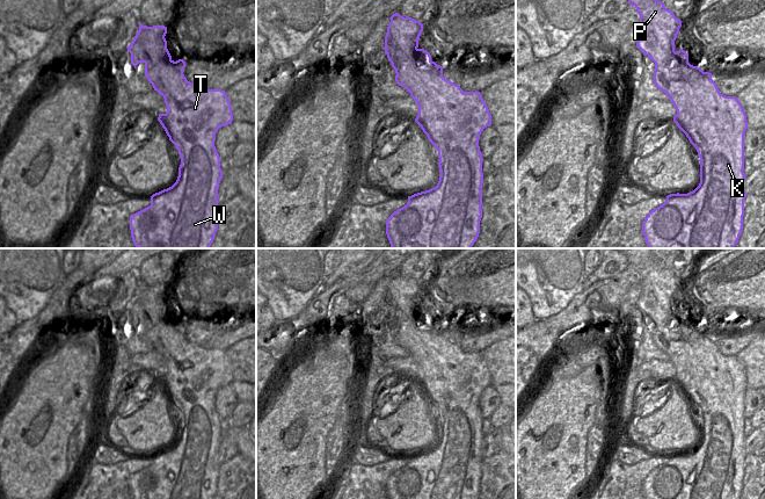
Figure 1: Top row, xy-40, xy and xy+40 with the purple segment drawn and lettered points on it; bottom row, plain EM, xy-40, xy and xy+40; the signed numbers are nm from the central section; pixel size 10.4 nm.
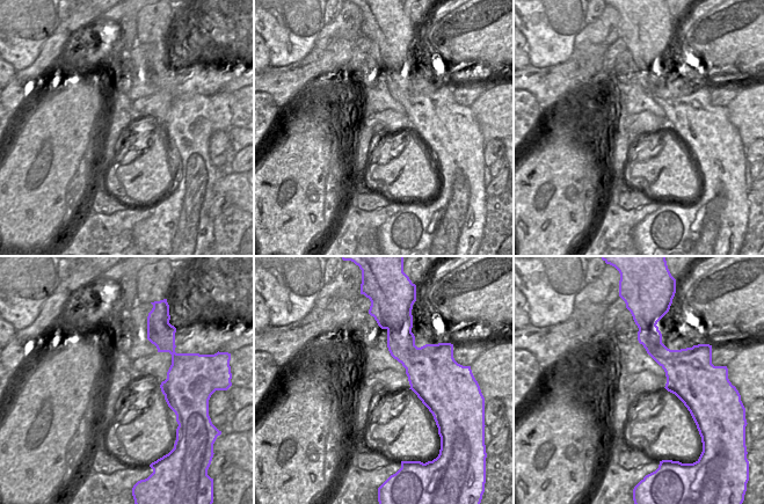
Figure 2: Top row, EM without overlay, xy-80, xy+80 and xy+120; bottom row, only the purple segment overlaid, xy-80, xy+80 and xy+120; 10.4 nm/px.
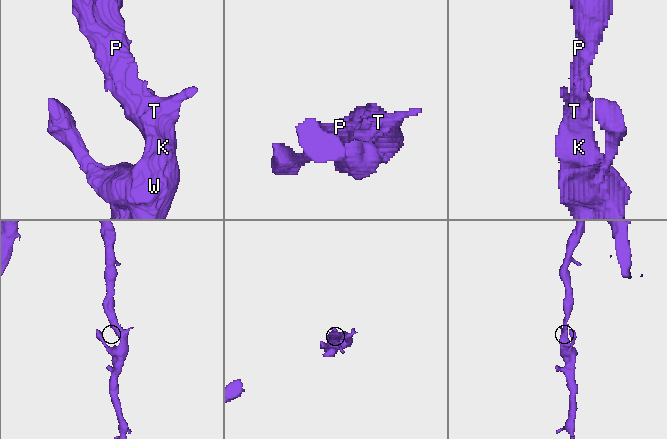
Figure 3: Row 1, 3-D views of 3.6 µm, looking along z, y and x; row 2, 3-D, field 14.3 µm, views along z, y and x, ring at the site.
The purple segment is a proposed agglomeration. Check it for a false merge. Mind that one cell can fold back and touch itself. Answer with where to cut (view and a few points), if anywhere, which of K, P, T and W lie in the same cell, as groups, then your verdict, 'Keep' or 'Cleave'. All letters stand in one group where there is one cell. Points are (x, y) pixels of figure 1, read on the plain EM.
No split. Groups: K P T W. Keep.

